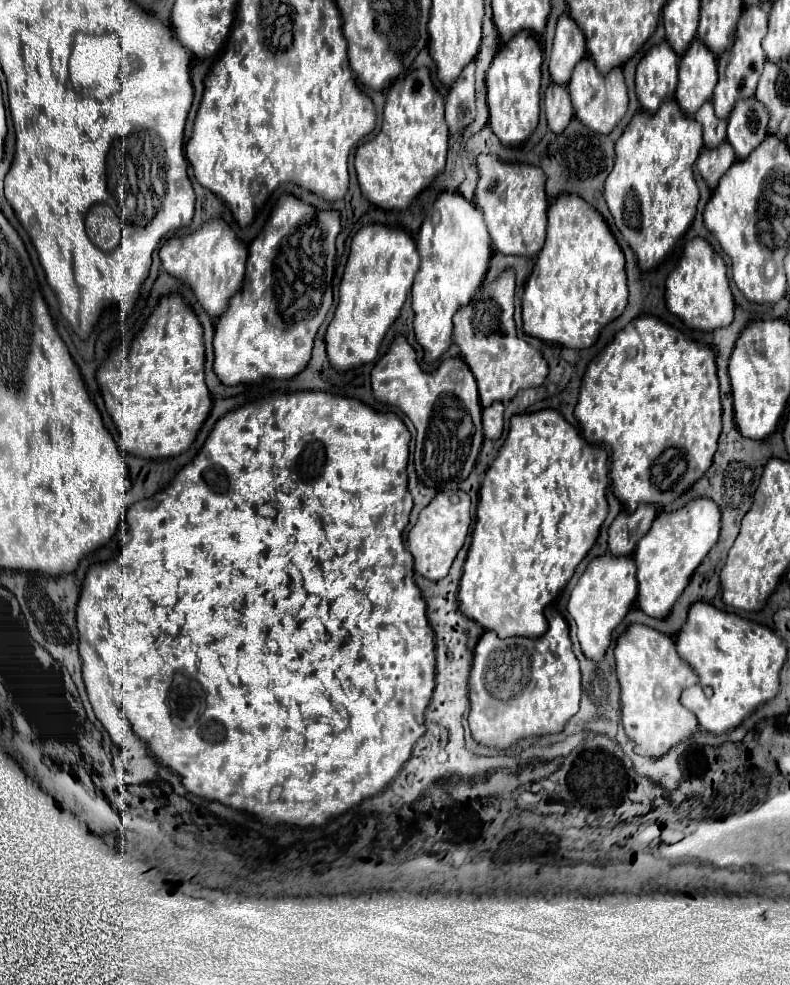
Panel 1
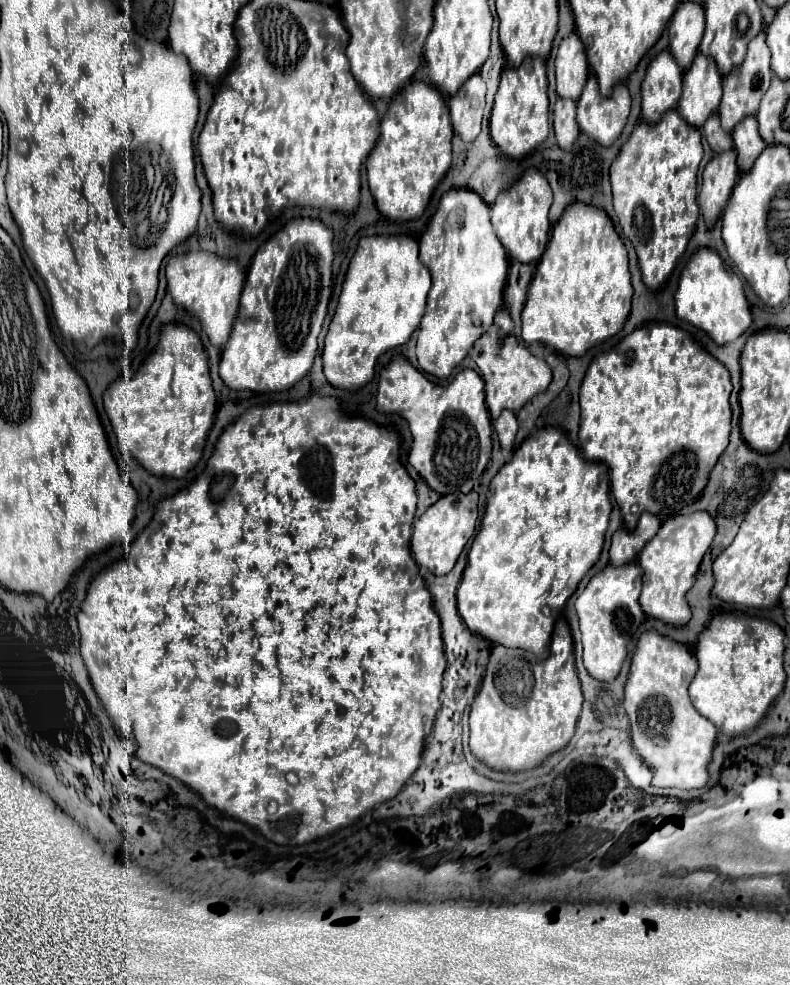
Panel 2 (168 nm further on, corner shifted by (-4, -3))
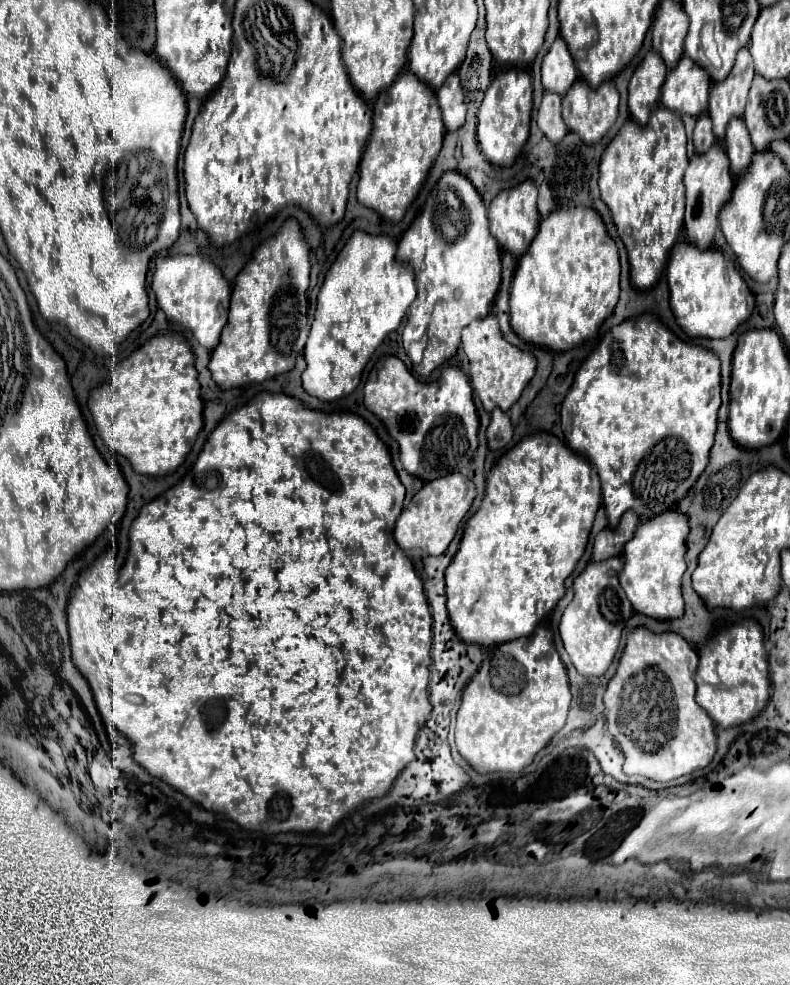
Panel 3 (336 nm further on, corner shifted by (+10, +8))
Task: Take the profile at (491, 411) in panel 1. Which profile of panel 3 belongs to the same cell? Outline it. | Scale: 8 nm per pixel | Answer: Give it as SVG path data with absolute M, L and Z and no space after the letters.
M495 407L491 411L491 423L487 427L487 443L493 451L505 449L511 443L513 437L513 429L511 429L511 421L507 417L505 411L501 411L499 407Z

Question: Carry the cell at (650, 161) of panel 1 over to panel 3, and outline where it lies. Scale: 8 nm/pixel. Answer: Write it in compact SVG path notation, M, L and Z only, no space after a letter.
M659 107L649 117L647 125L629 119L601 155L601 199L611 209L619 237L629 253L631 281L639 289L647 289L657 281L683 227L683 173L687 167L685 143L687 137L681 117L665 107Z

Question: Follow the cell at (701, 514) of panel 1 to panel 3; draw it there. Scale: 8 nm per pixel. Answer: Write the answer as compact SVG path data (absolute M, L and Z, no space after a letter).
M665 511L665 515L655 515L653 519L643 521L633 539L625 545L625 567L619 575L619 583L623 591L627 593L633 609L641 615L653 617L653 619L677 619L683 617L683 597L681 597L681 577L685 573L685 539L689 535L689 519L681 515L679 511Z

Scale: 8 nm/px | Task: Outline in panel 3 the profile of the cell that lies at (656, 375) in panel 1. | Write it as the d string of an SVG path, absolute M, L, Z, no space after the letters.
M639 315L633 319L623 321L621 325L615 325L613 329L609 329L603 339L599 341L599 345L587 355L587 359L583 361L581 369L577 371L573 385L561 405L561 427L563 427L563 435L567 445L579 453L581 457L585 457L599 473L601 479L601 491L603 491L603 505L607 511L607 519L609 519L609 527L617 527L621 515L625 511L635 511L639 517L647 519L647 517L655 517L663 511L675 509L677 503L687 495L687 491L693 487L693 483L697 481L697 477L703 473L707 459L709 459L709 449L713 445L713 435L715 435L715 425L717 425L717 411L721 405L721 375L719 375L719 359L713 351L703 349L699 345L687 345L681 339L677 339L675 335L669 333L669 329L655 317L655 315Z

